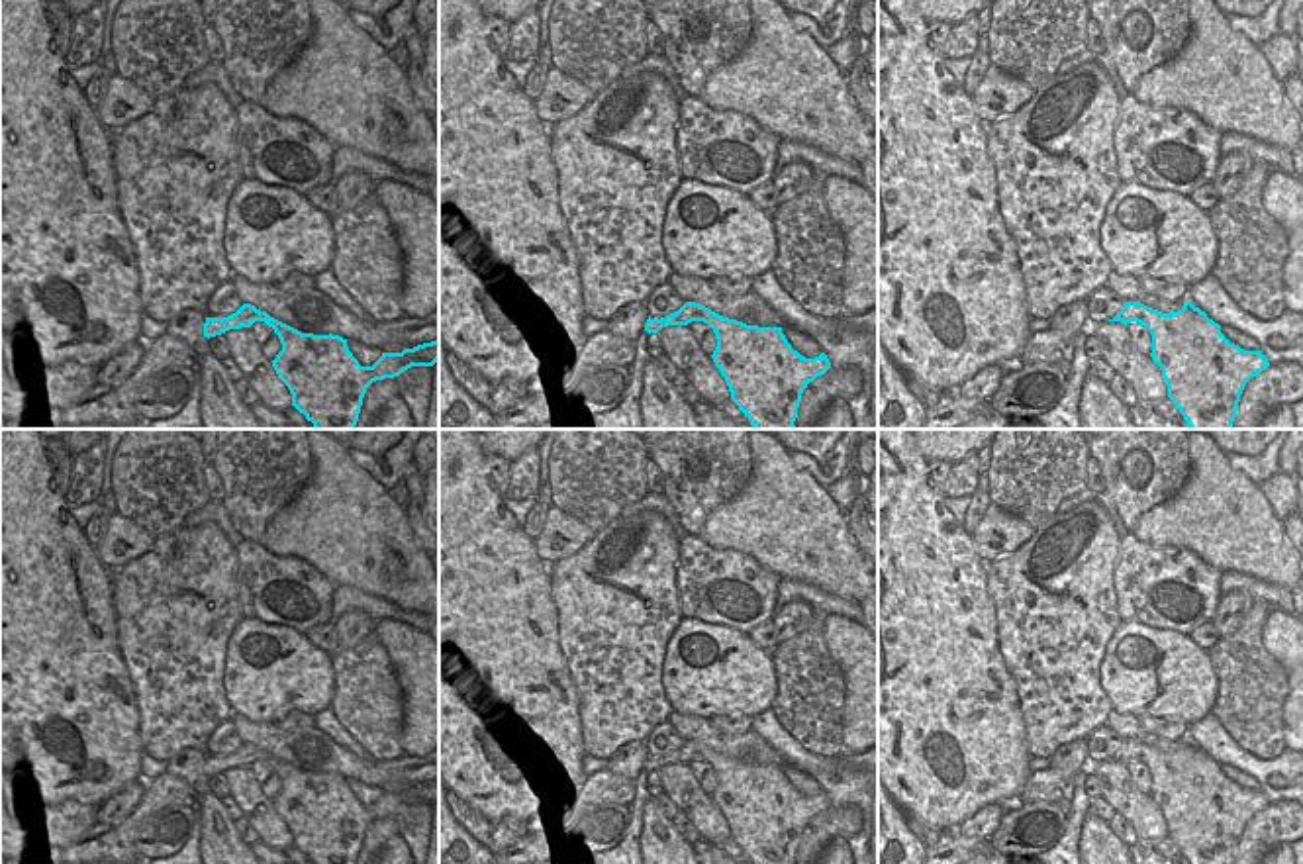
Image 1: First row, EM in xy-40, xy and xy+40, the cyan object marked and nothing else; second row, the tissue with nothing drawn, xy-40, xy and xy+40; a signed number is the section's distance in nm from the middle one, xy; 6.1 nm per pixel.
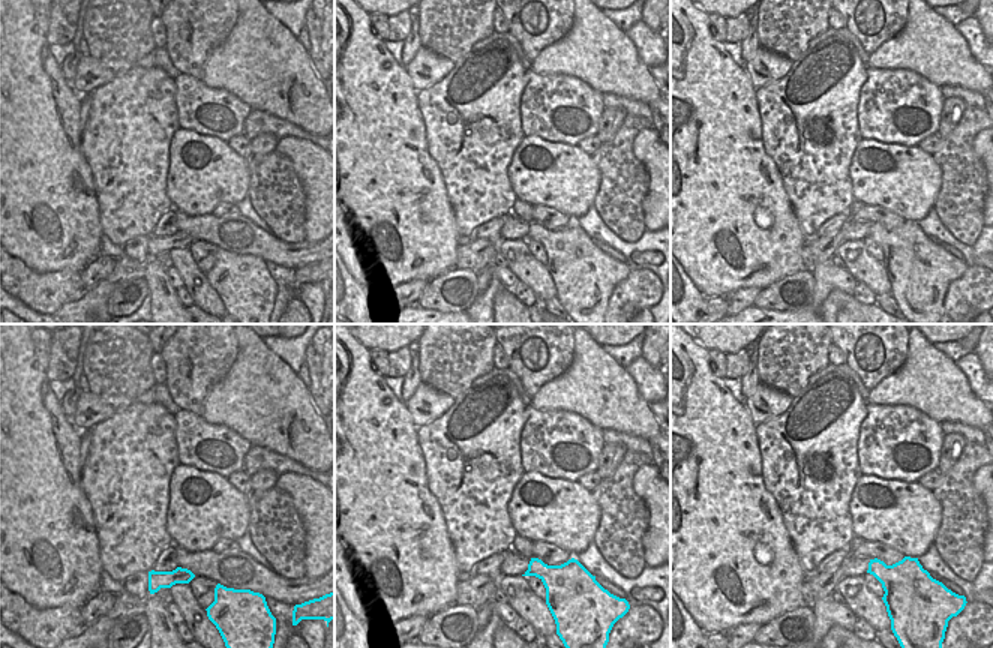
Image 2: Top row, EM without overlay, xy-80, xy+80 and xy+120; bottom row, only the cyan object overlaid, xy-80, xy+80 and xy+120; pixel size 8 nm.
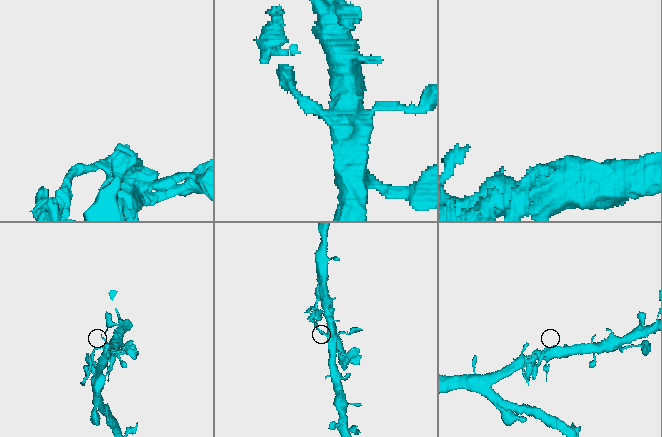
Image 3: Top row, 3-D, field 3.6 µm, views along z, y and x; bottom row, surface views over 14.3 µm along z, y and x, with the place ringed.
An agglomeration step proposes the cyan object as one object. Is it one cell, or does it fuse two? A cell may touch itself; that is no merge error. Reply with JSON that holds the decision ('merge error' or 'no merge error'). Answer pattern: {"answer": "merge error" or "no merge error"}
{"answer": "merge error"}

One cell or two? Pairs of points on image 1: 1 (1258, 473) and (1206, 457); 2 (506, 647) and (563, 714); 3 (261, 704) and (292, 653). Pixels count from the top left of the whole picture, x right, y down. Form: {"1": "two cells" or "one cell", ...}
{"1": "two cells", "2": "one cell", "3": "one cell"}

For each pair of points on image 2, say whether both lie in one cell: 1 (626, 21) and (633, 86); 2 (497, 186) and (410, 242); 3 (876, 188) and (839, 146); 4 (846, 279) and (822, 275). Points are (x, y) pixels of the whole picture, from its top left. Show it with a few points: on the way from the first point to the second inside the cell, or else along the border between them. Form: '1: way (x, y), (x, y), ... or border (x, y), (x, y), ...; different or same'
1: border (603, 15), (624, 33); different
2: border (441, 180), (452, 207), (455, 227), (461, 236); different
3: border (863, 138), (851, 161), (851, 194); different
4: way (840, 279), (828, 278); same

